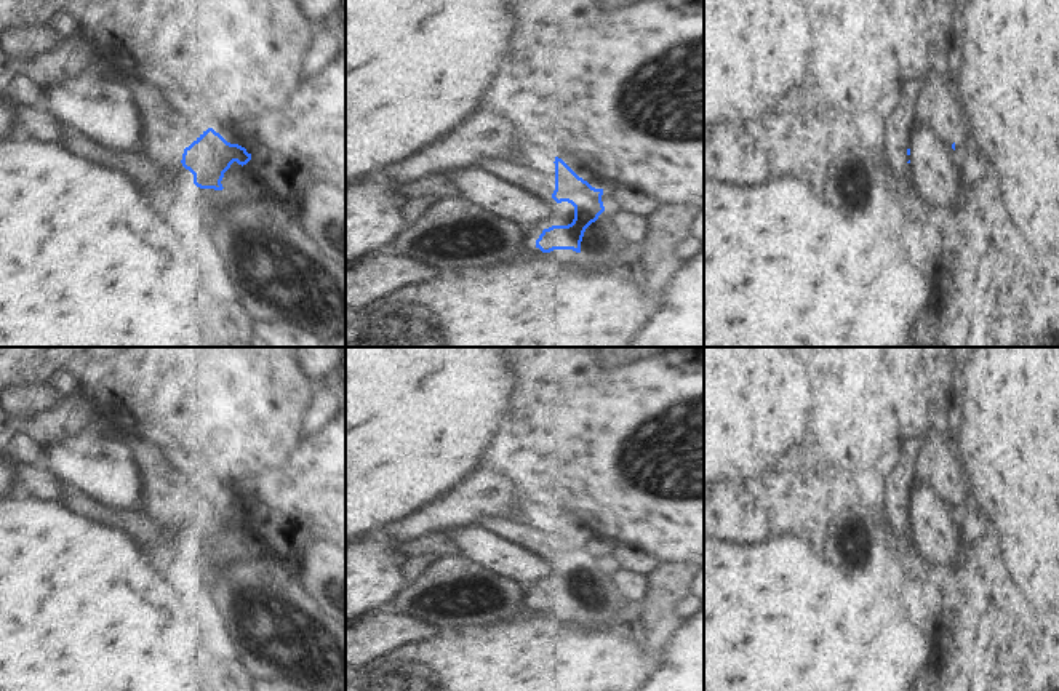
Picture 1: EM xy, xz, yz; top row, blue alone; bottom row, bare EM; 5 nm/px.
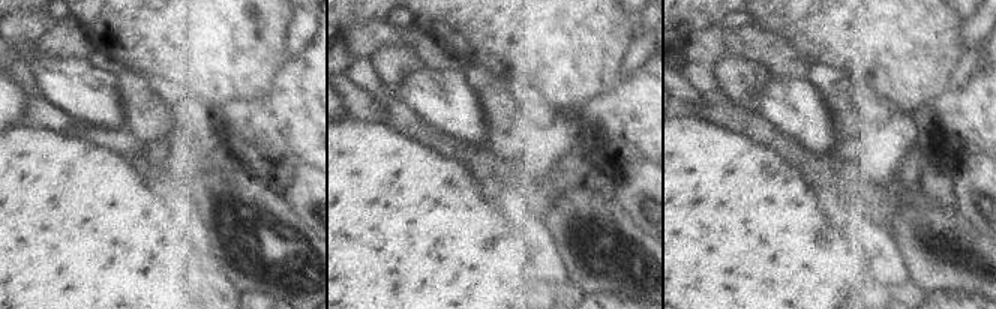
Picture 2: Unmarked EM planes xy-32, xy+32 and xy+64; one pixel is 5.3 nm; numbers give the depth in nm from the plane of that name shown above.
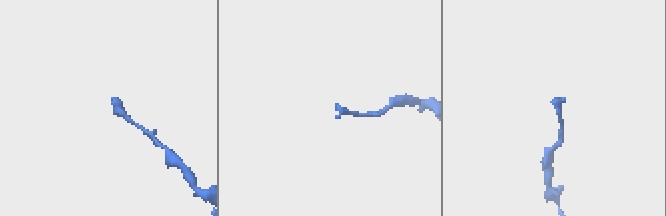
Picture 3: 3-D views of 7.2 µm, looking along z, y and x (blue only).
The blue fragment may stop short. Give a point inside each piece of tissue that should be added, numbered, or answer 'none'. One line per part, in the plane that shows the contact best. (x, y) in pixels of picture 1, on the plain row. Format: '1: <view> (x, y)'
1: xy (171, 475)

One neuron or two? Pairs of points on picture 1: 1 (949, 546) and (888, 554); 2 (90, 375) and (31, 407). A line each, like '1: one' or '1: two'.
1: two
2: two

